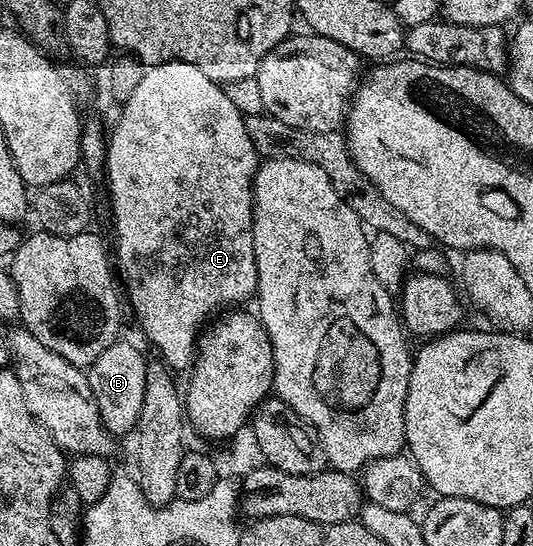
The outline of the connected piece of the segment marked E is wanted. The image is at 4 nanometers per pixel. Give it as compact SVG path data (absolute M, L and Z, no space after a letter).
M174 60L173 62L165 62L164 64L150 65L149 78L144 78L144 80L134 88L133 95L131 95L128 100L122 101L121 108L123 108L123 113L120 114L119 121L115 124L115 129L113 129L112 132L110 129L109 132L109 139L107 141L107 163L105 165L107 188L111 191L111 216L115 219L115 248L113 244L113 256L117 261L117 272L121 277L121 284L125 289L126 299L127 296L131 299L131 308L135 311L135 320L139 323L140 330L147 335L148 342L151 343L157 351L159 351L158 359L172 370L178 370L178 368L184 368L184 370L187 370L192 367L193 361L197 355L199 333L204 325L206 325L212 317L216 314L222 313L224 310L231 310L236 306L246 305L243 303L245 303L250 296L252 299L252 297L256 295L257 262L255 261L255 255L253 254L253 230L251 229L251 221L253 219L253 185L255 182L255 171L259 169L261 157L253 146L253 138L249 138L249 130L247 129L247 122L243 113L237 110L237 106L233 106L233 102L229 102L226 87L216 84L214 80L205 78L205 74L201 74L201 70L197 70L197 66L193 66L189 62Z

